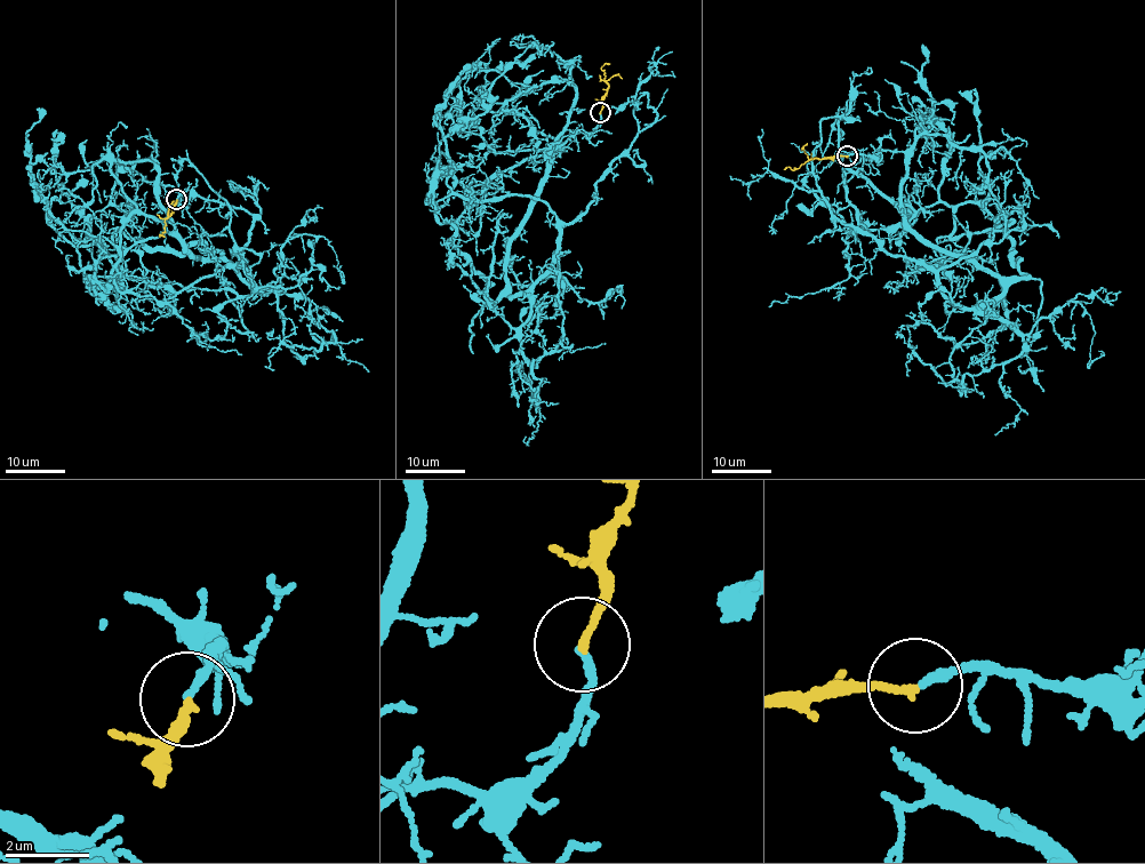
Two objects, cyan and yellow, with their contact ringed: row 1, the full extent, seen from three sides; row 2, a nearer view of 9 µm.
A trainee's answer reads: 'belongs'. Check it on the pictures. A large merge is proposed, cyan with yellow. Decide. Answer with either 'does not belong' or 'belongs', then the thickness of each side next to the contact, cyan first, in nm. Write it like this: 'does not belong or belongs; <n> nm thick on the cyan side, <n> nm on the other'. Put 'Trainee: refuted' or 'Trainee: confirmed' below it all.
belongs; 200 nm thick on the cyan side, 180 nm on the other
Trainee: confirmed

